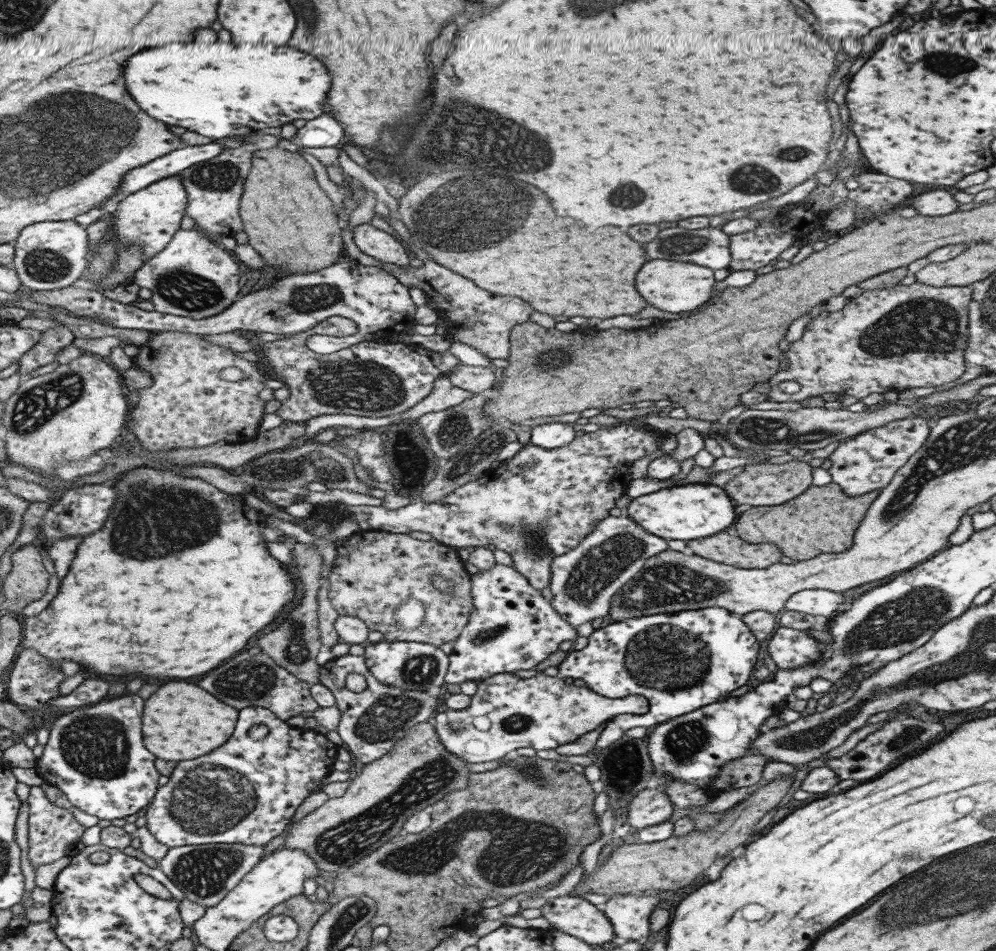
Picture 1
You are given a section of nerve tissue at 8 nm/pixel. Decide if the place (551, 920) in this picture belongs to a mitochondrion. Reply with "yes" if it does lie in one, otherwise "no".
no

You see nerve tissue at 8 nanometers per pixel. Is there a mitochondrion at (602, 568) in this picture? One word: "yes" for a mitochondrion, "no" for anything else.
yes

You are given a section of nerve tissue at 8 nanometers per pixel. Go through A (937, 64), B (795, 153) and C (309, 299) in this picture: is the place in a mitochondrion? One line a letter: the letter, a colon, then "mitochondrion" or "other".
A: mitochondrion
B: mitochondrion
C: mitochondrion

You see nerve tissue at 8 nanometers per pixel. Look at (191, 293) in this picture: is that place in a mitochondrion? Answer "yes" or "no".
yes

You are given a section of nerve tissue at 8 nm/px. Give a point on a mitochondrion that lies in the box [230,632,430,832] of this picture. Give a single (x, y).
(390, 712)

